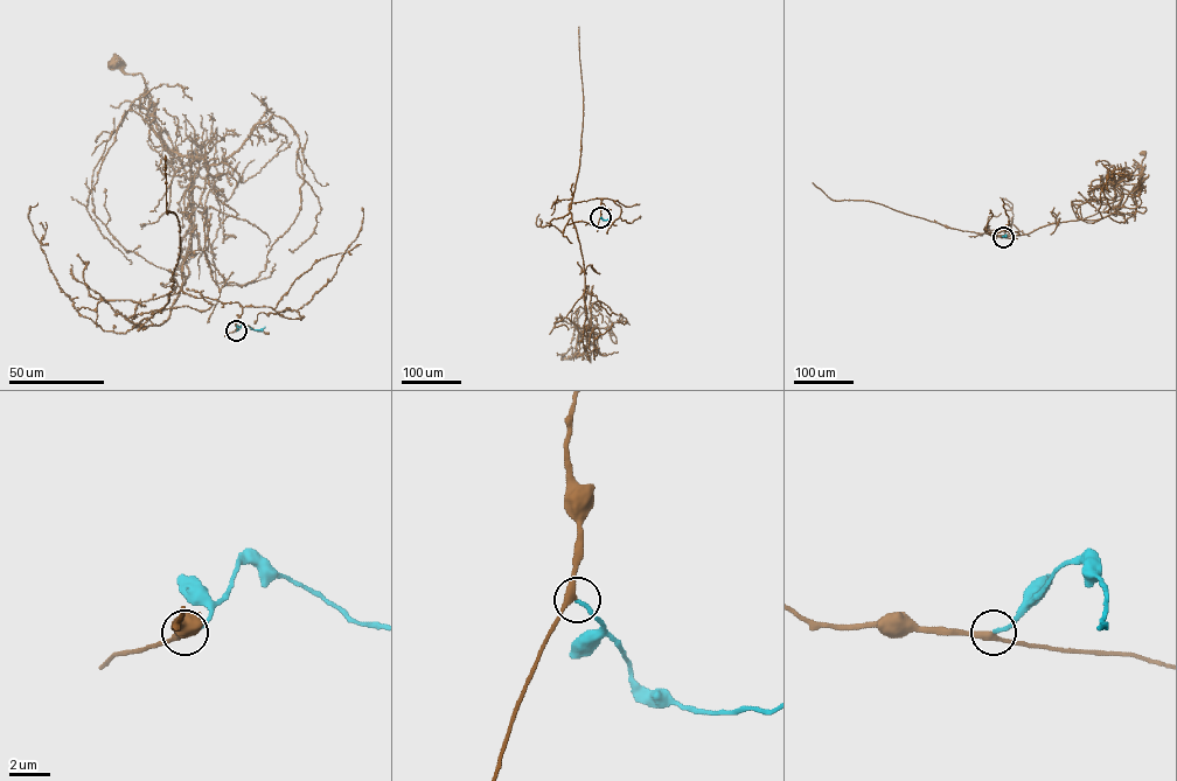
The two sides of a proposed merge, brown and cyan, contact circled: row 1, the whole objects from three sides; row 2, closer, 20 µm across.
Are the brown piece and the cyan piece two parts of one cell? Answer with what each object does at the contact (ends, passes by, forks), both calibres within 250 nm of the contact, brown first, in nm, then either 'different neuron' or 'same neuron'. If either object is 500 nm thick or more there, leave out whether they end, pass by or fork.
brown passes by; cyan ends; calibres 320 and 200 nm; same neuron

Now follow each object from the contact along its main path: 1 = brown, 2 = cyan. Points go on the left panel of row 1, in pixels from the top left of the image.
1: (236, 330), (237, 302), (181, 291), (132, 321), (165, 321), (188, 274), (192, 182), (144, 78), (116, 60)
2: (236, 330), (242, 323), (256, 329), (265, 327)

